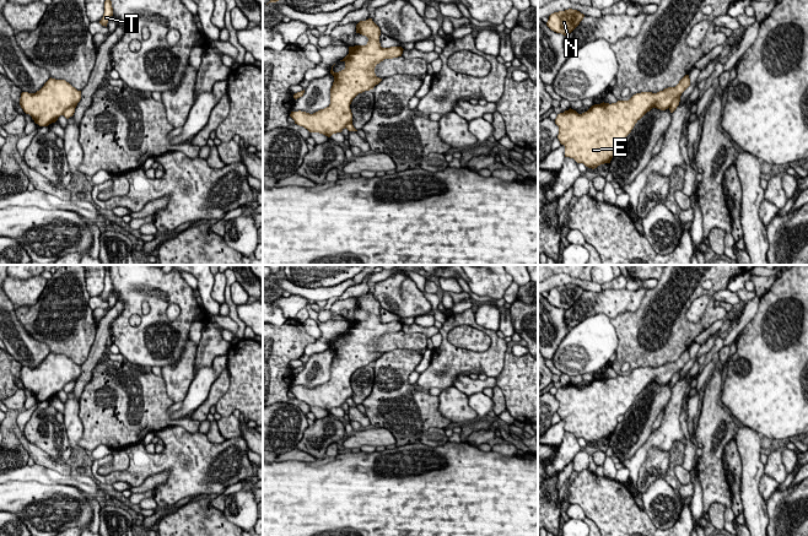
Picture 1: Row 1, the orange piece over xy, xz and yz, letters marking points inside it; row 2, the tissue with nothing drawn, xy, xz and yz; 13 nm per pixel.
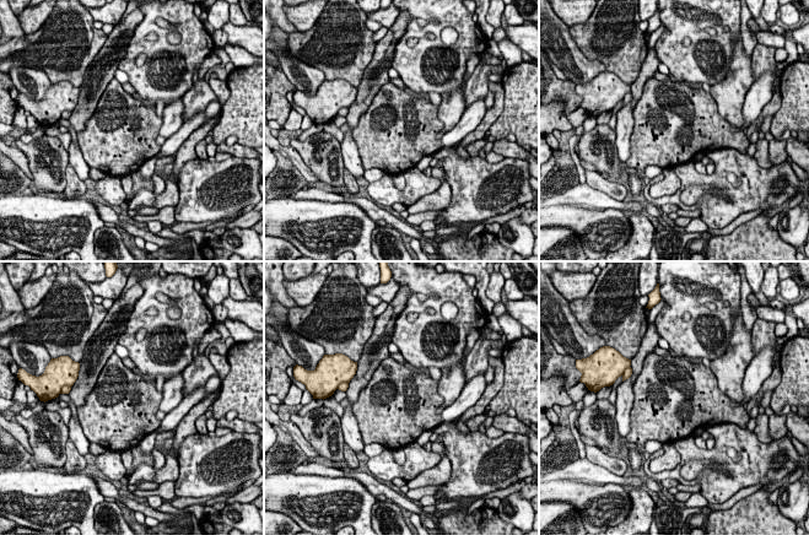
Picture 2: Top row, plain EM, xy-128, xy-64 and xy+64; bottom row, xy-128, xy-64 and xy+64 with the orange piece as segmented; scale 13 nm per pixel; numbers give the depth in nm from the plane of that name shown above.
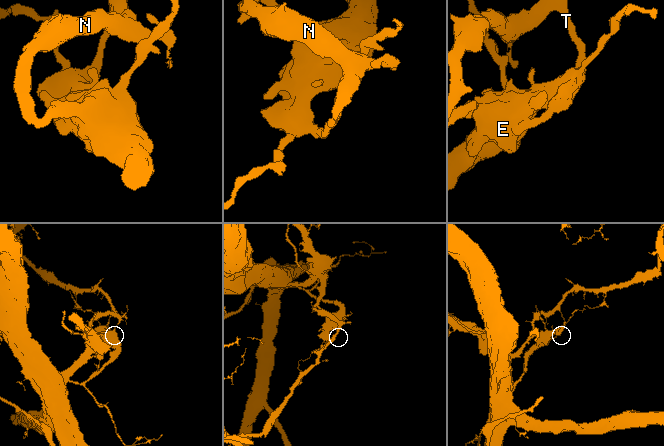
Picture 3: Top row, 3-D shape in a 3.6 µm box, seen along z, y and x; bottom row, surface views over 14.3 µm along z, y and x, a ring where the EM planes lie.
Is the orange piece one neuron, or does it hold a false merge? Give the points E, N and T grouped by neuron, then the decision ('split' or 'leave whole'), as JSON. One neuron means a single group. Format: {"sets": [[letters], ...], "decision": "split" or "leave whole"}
{"sets": [["E"], ["N", "T"]], "decision": "split"}

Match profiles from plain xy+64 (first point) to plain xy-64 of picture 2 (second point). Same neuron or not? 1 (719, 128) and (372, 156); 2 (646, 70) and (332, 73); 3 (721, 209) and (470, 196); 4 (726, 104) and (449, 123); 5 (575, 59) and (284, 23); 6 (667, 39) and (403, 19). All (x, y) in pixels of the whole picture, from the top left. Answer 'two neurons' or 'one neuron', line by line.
1: one neuron
2: two neurons
3: one neuron
4: one neuron
5: two neurons
6: two neurons

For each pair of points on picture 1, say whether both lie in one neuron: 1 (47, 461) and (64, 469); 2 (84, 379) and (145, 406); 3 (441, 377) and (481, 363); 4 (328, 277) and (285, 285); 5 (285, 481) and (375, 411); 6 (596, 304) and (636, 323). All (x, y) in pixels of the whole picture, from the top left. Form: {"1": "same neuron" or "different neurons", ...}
{"1": "same neuron", "2": "different neurons", "3": "same neuron", "4": "different neurons", "5": "different neurons", "6": "different neurons"}

